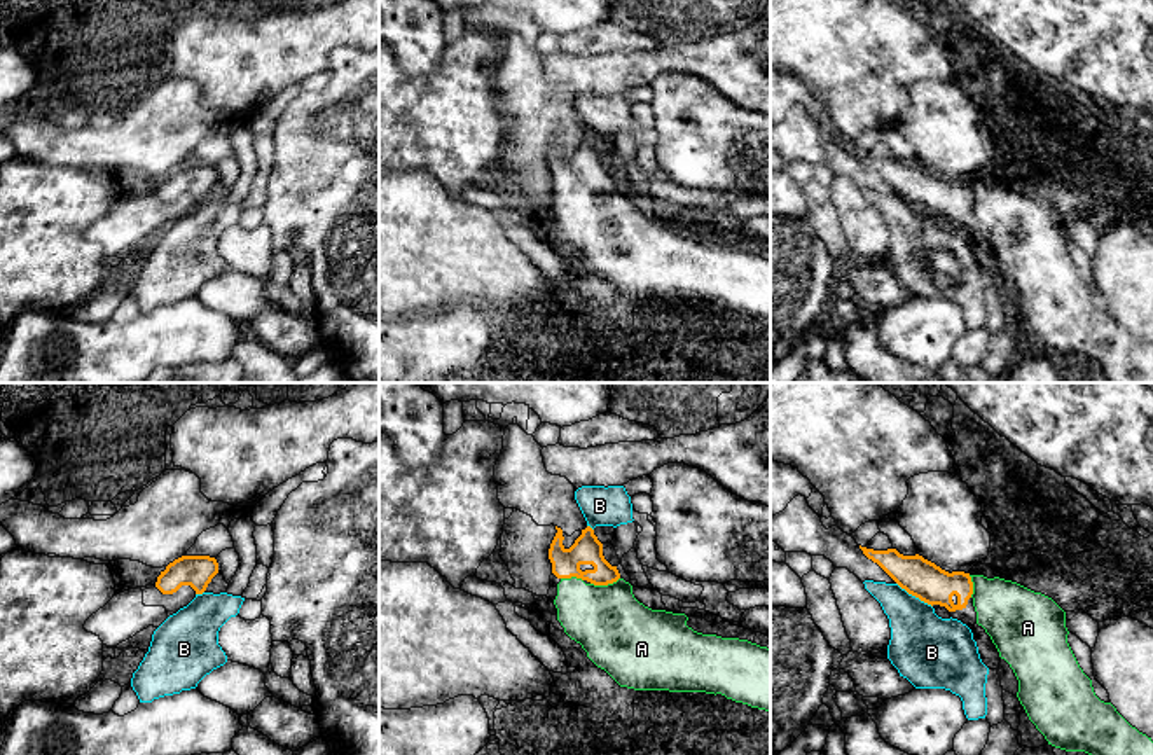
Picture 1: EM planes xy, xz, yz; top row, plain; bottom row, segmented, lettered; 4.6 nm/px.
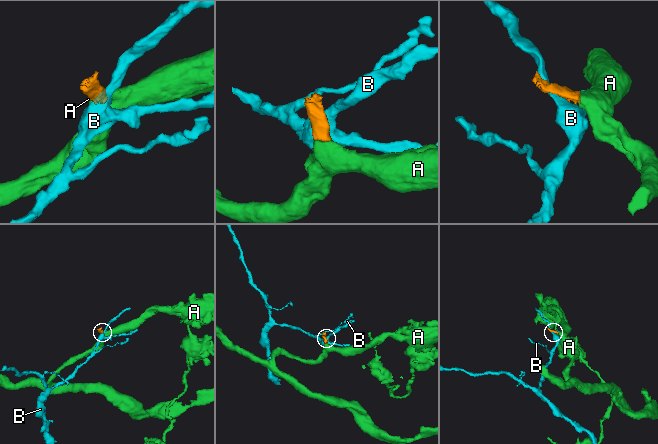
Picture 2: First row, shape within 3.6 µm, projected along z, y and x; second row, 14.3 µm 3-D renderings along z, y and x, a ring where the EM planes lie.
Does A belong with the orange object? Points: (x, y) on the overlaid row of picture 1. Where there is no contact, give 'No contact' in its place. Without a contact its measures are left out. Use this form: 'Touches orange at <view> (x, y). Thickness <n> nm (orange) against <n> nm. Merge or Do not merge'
Touches orange at xz (605, 584). Thickness 140 nm (orange) against 360 nm. Merge

